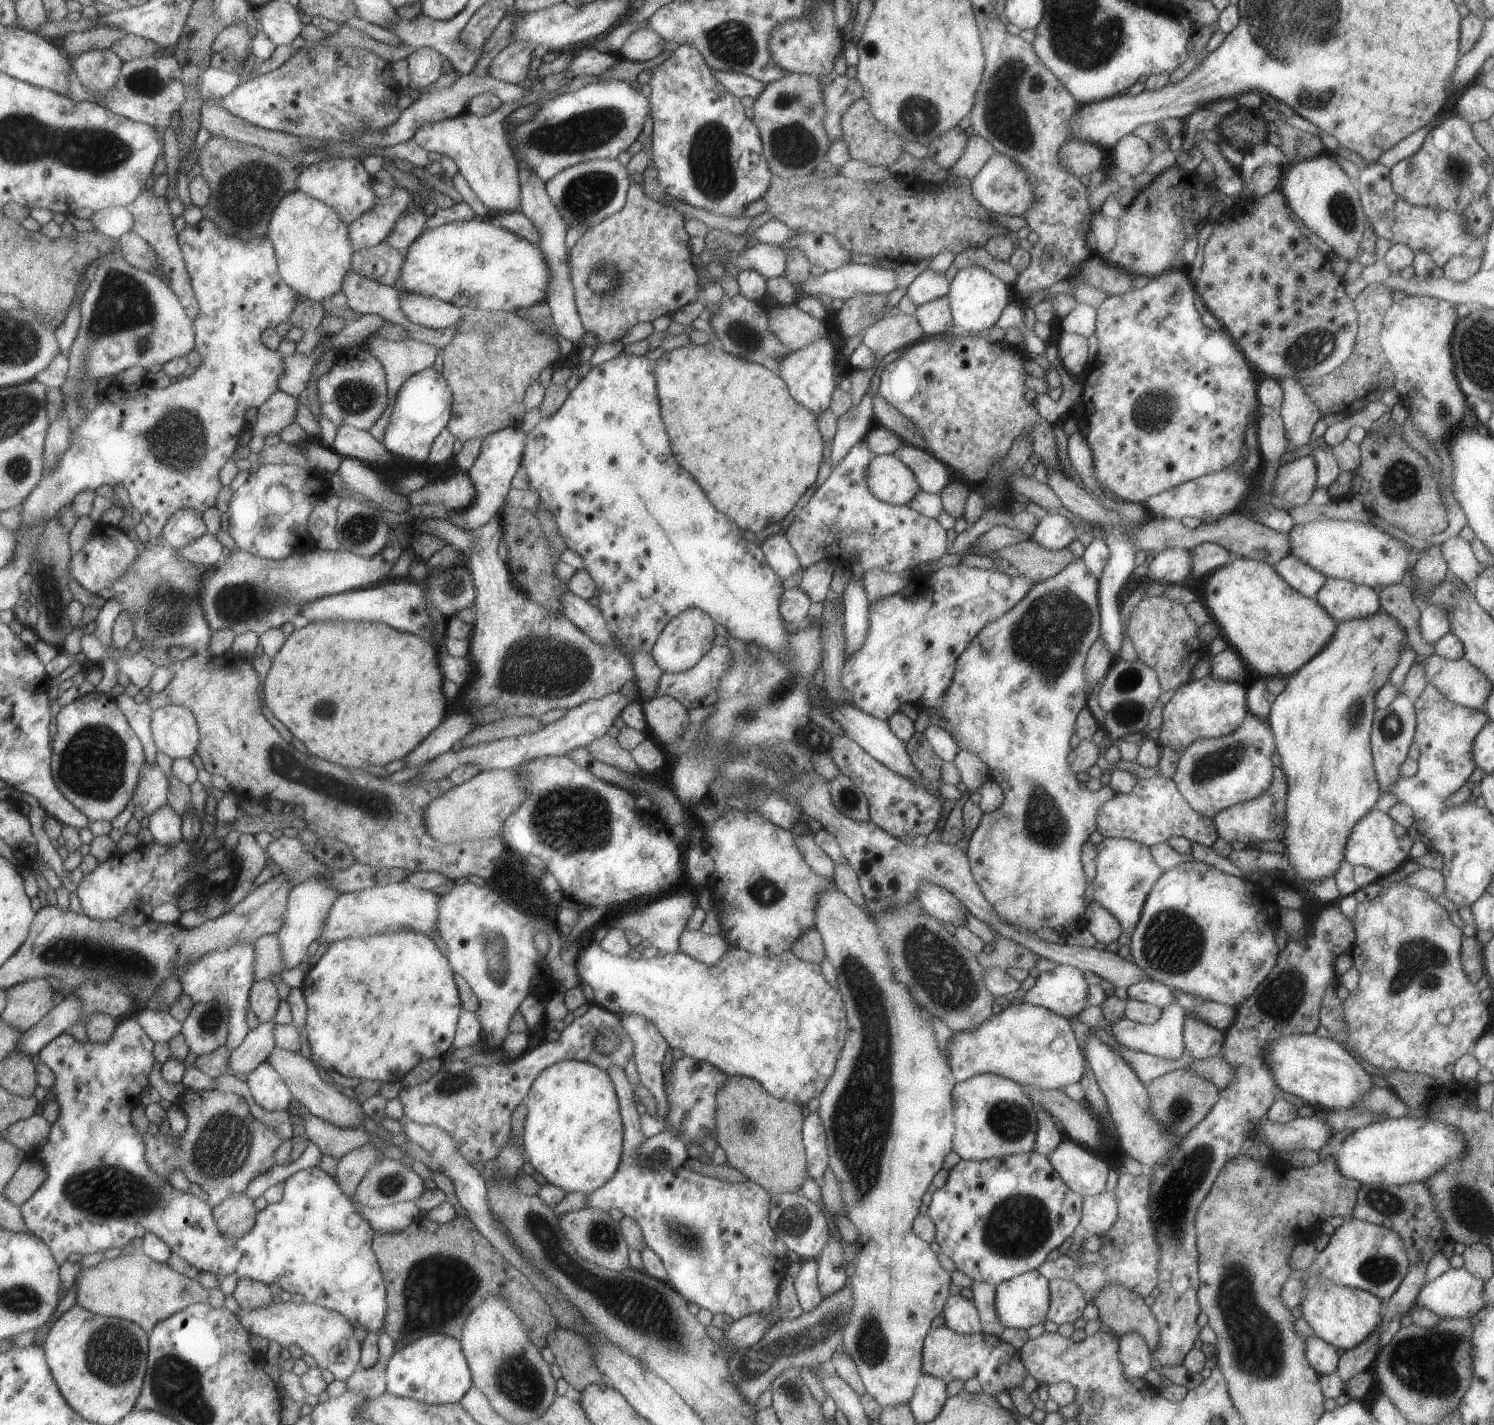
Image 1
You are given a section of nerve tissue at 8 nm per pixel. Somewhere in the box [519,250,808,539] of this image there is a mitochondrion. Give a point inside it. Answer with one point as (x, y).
(750, 339)

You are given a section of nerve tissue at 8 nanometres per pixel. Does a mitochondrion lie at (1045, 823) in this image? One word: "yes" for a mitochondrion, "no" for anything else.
yes

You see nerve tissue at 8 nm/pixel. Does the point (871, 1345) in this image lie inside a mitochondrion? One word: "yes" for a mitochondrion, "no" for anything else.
yes

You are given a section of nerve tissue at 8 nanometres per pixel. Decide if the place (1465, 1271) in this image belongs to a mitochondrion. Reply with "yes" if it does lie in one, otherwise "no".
no

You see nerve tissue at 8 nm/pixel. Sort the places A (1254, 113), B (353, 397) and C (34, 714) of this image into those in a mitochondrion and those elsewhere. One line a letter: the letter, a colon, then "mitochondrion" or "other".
A: other
B: mitochondrion
C: other

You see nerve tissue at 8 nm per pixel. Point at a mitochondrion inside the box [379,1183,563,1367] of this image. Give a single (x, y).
(433, 1283)

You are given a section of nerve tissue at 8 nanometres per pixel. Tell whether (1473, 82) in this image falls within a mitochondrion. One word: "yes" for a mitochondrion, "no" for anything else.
no

